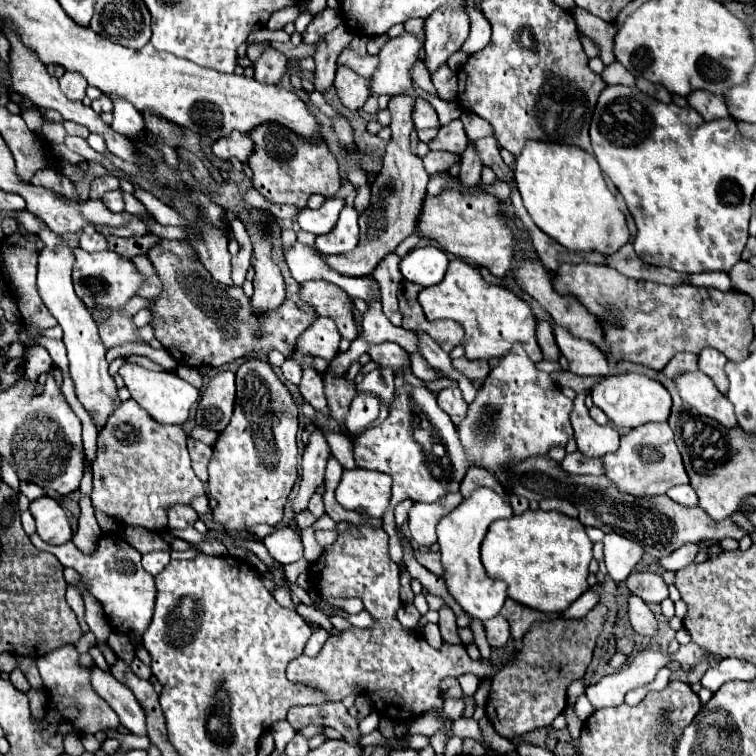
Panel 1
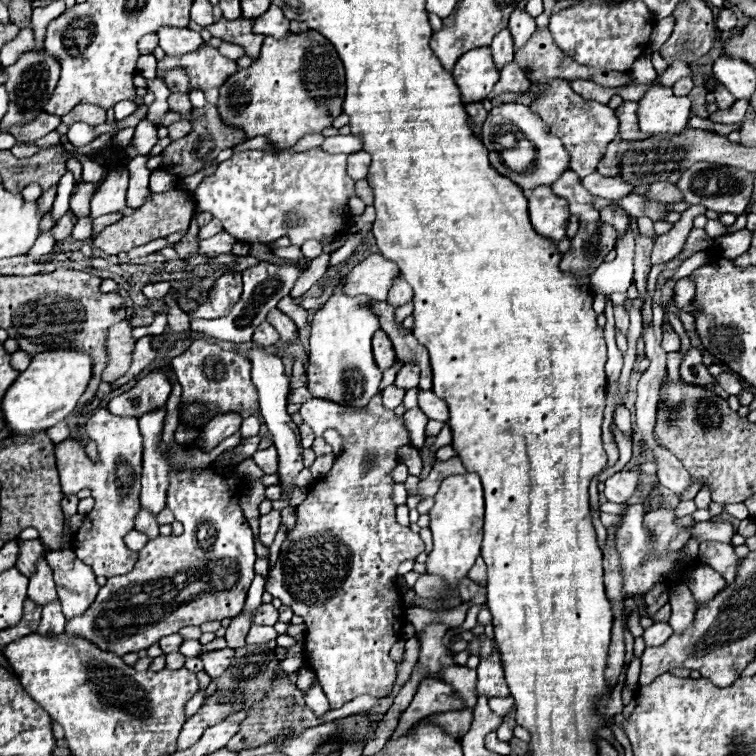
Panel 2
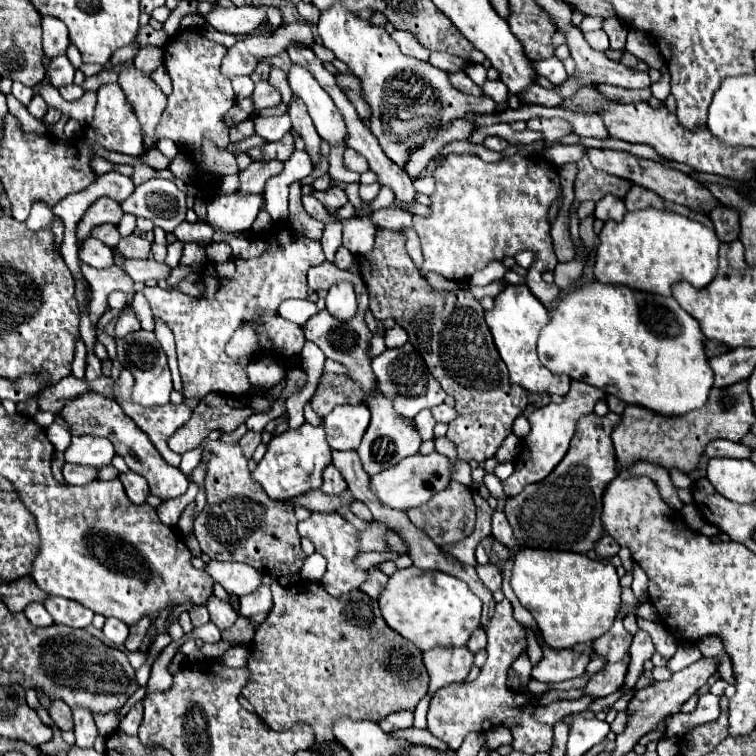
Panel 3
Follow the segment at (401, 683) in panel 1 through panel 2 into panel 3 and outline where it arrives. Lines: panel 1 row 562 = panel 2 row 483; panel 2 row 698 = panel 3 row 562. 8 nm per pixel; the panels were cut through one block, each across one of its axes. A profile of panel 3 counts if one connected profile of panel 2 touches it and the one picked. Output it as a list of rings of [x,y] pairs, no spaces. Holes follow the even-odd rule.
[[[312,512],[312,516],[304,522],[298,522],[298,532],[306,538],[310,538],[316,546],[316,552],[320,552],[326,560],[328,560],[328,568],[326,574],[322,576],[322,586],[328,590],[328,594],[332,596],[340,596],[348,590],[356,590],[360,588],[360,584],[366,578],[366,570],[358,568],[354,564],[354,558],[358,556],[356,550],[356,528],[346,522],[340,514],[336,512]]]

